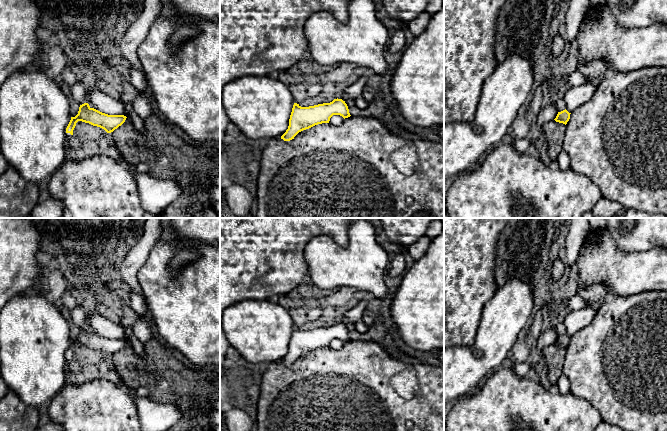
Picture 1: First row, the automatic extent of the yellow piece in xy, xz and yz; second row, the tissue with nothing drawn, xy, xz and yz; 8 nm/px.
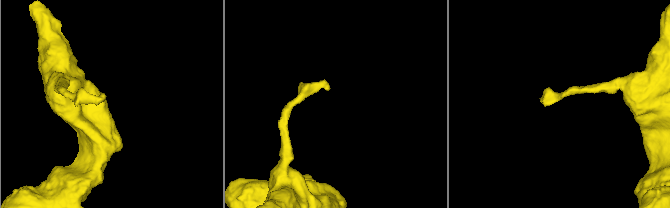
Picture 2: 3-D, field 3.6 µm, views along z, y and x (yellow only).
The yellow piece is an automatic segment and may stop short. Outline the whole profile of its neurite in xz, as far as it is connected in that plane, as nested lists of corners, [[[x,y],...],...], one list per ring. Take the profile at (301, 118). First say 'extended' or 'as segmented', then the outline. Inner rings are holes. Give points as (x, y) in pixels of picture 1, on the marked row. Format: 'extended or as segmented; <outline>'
as segmented; [[[334,99],[330,103],[323,103],[309,107],[301,107],[294,103],[289,119],[289,126],[281,136],[284,141],[290,141],[301,131],[315,125],[329,123],[333,115],[340,115],[344,119],[350,117],[349,109],[342,99]]]

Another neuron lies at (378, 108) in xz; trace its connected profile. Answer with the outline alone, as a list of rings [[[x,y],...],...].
[[[345,91],[337,94],[336,97],[342,99],[347,104],[351,116],[375,117],[404,129],[403,124],[398,120],[399,116],[395,115],[380,93],[374,95],[373,100],[365,109],[359,109],[355,102],[348,98]]]

